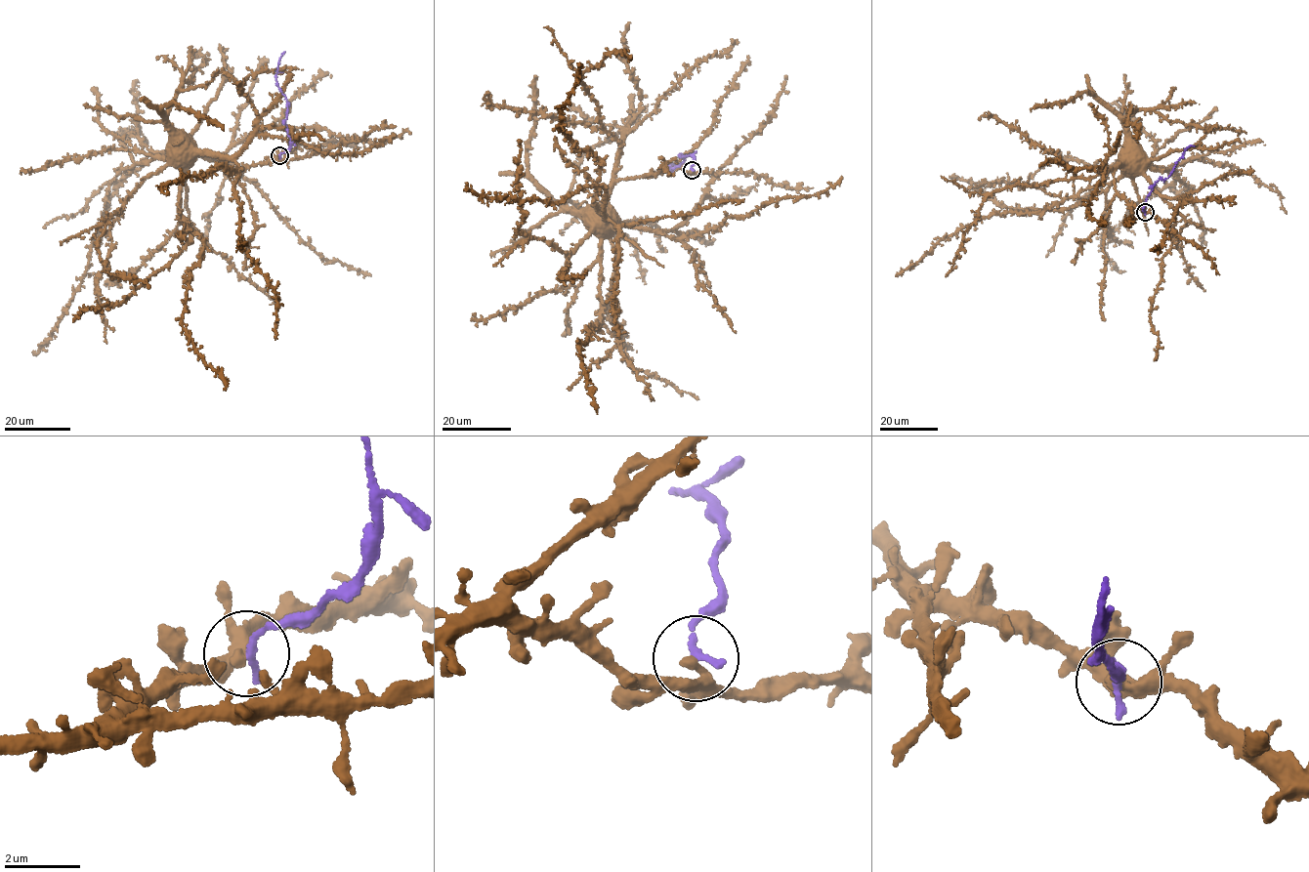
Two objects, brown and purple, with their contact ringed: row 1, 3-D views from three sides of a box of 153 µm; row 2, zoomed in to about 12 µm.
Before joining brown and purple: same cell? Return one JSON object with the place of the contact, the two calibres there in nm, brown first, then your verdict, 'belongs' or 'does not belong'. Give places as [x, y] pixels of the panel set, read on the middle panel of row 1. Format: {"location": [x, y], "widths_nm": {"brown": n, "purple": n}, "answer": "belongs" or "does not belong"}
{"location": [692, 170], "widths_nm": {"brown": 300, "purple": 240}, "answer": "does not belong"}

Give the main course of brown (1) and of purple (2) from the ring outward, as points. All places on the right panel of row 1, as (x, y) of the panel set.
1: (1145, 212), (1129, 205), (1116, 193), (1113, 177), (1121, 162)
2: (1145, 212), (1144, 204), (1155, 183), (1166, 179), (1183, 156), (1185, 149), (1194, 145)

